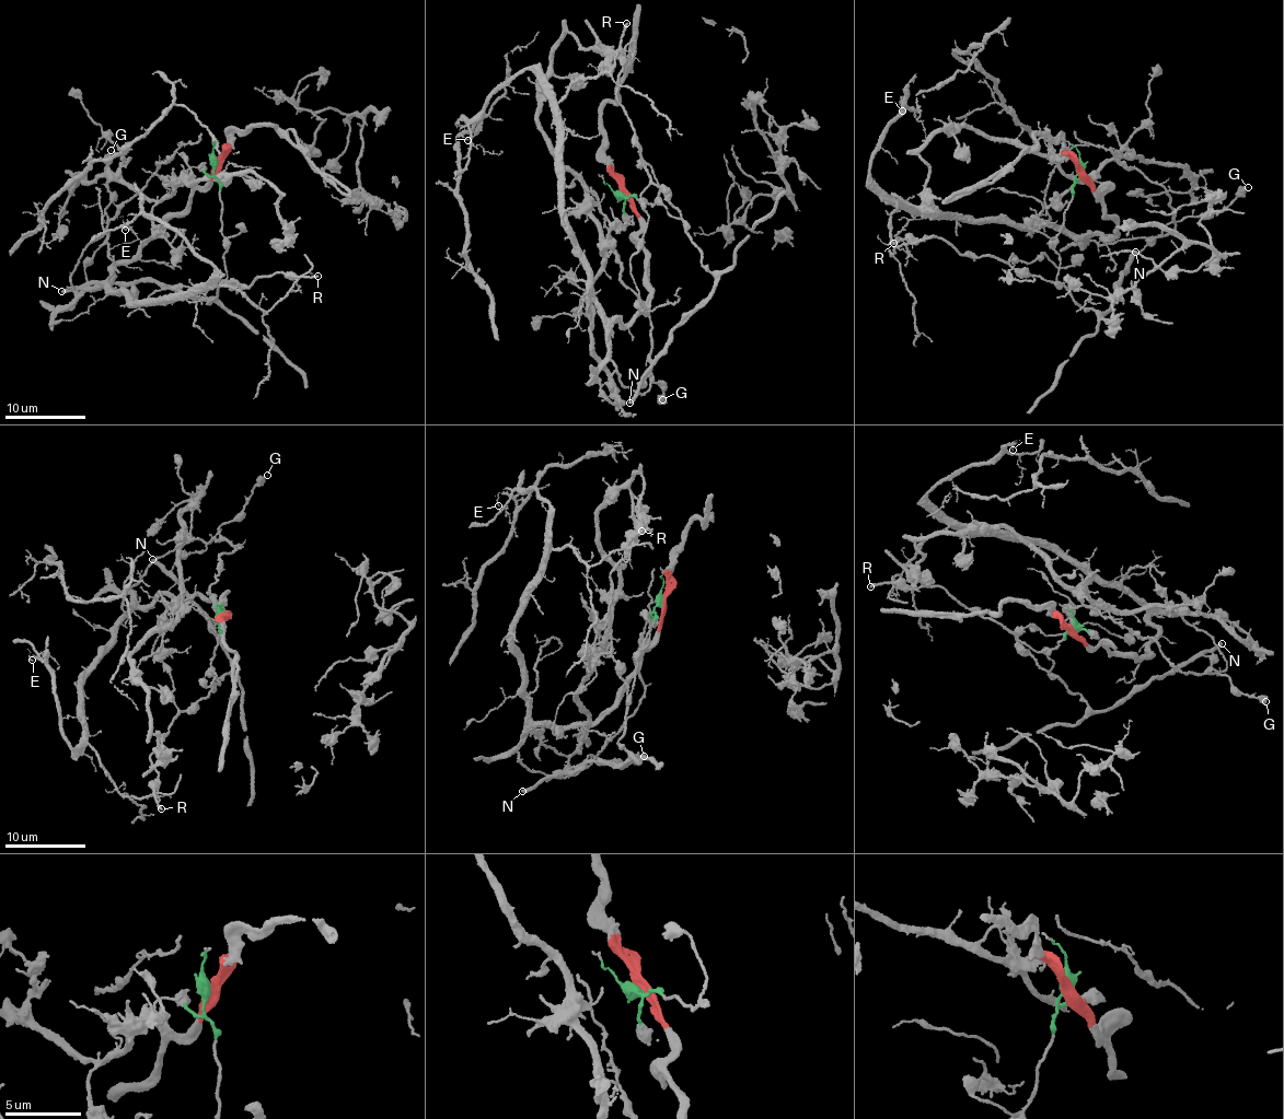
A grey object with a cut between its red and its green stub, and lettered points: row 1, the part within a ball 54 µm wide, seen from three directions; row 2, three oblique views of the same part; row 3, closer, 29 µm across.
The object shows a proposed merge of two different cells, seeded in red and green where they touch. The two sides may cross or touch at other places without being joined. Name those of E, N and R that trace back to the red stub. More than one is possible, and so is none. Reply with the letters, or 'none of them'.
E

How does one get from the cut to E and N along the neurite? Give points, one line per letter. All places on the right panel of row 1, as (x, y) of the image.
E: (1080, 170), (1117, 233), (1070, 235), (1044, 224), (1021, 231), (916, 214), (869, 172), (901, 96), (903, 111)
N: (1080, 170), (1055, 239), (1057, 281), (1083, 307), (1107, 311), (1135, 252)

